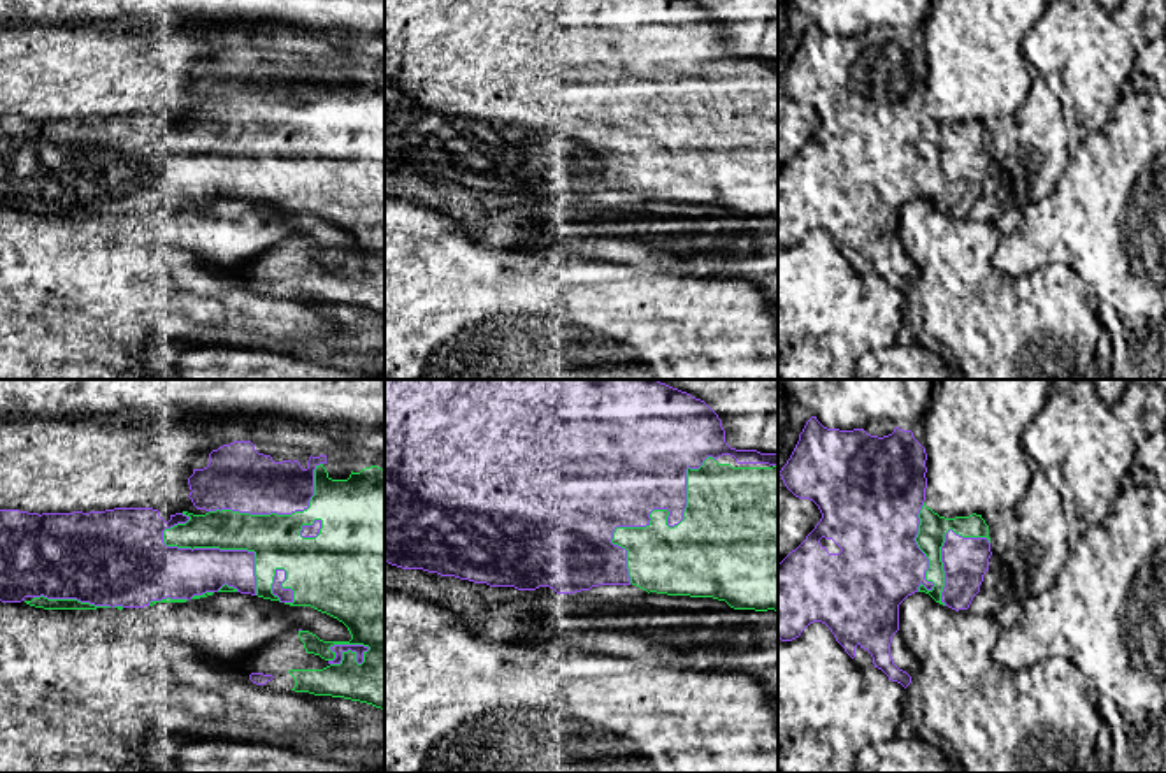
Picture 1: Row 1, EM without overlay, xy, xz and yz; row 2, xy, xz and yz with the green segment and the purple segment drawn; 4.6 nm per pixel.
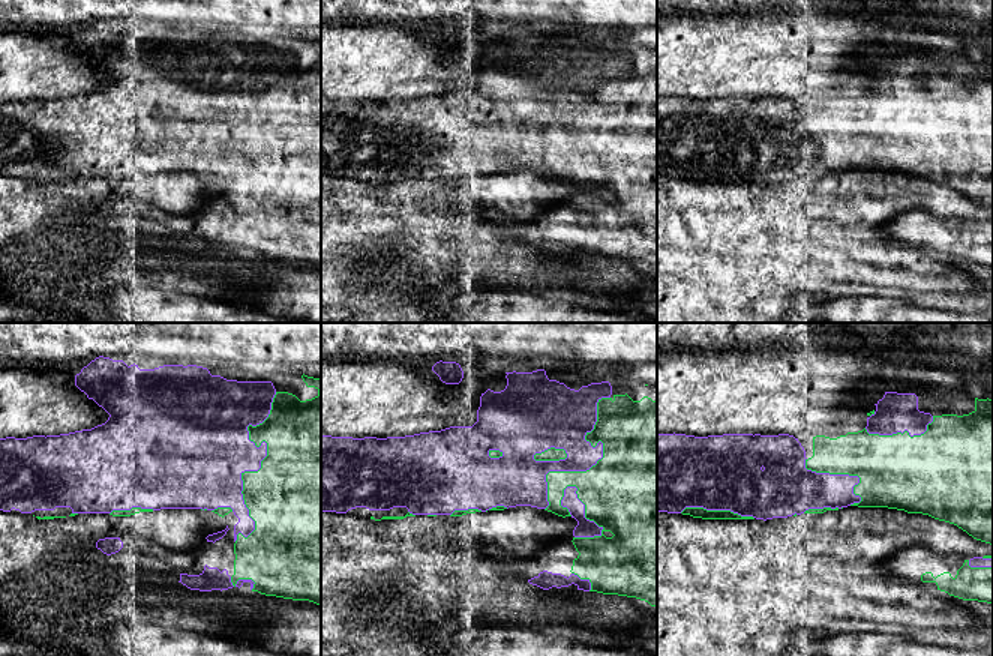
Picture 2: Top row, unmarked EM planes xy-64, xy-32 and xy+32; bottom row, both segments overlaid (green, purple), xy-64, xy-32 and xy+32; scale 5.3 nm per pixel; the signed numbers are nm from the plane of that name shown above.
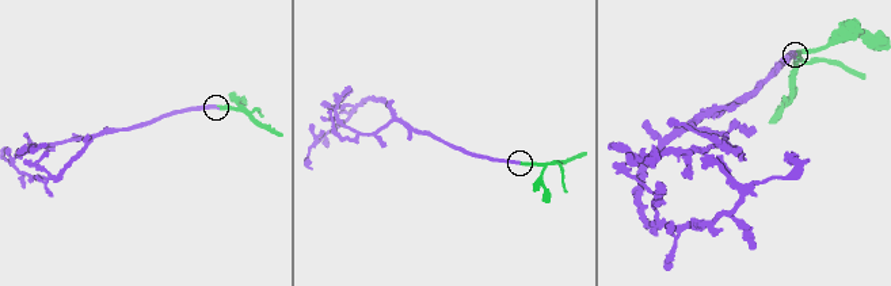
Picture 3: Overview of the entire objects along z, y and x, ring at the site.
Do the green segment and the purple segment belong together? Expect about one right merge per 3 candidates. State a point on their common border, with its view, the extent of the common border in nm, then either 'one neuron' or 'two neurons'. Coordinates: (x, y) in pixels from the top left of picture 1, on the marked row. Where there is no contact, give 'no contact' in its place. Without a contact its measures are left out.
meets green in xz at (659, 510); contact 700 nm long; one neuron

